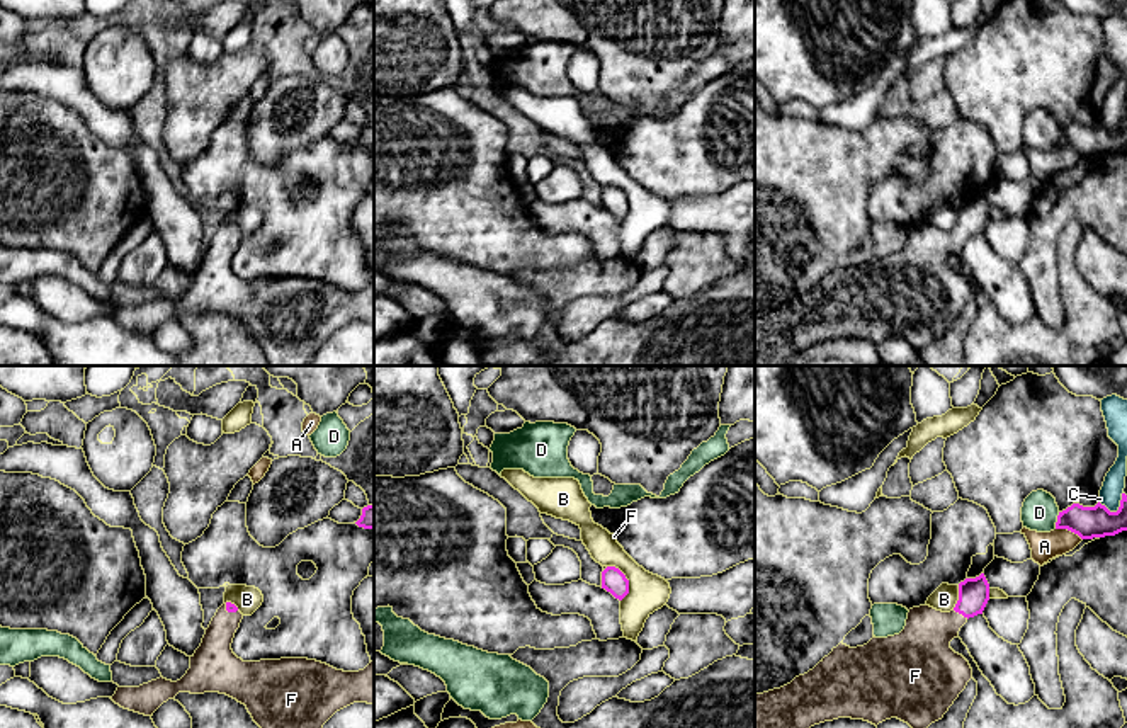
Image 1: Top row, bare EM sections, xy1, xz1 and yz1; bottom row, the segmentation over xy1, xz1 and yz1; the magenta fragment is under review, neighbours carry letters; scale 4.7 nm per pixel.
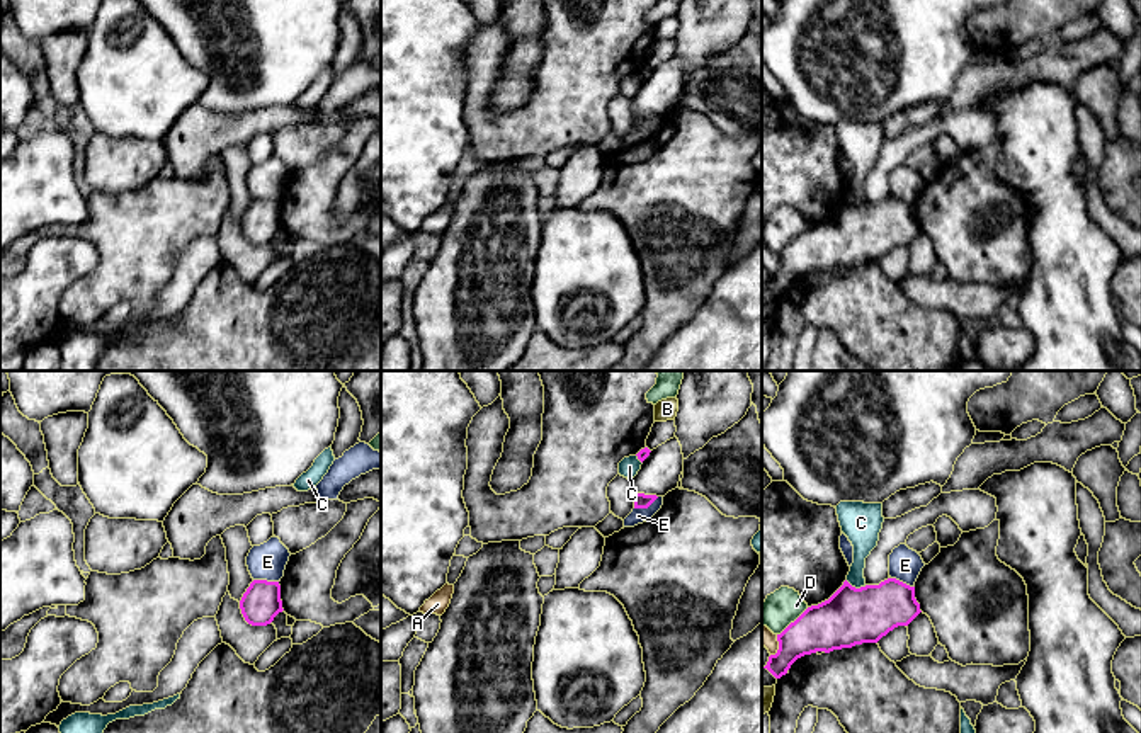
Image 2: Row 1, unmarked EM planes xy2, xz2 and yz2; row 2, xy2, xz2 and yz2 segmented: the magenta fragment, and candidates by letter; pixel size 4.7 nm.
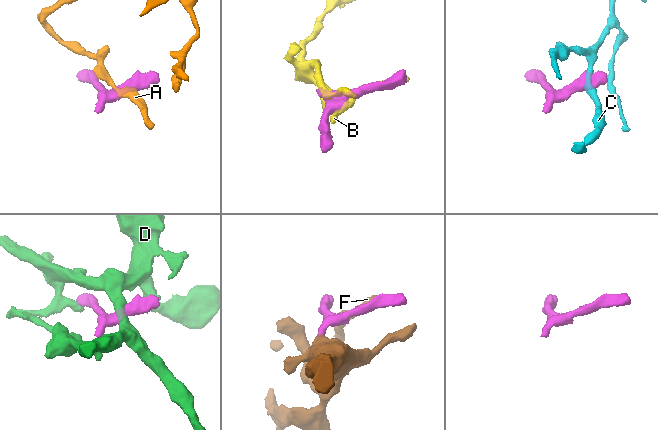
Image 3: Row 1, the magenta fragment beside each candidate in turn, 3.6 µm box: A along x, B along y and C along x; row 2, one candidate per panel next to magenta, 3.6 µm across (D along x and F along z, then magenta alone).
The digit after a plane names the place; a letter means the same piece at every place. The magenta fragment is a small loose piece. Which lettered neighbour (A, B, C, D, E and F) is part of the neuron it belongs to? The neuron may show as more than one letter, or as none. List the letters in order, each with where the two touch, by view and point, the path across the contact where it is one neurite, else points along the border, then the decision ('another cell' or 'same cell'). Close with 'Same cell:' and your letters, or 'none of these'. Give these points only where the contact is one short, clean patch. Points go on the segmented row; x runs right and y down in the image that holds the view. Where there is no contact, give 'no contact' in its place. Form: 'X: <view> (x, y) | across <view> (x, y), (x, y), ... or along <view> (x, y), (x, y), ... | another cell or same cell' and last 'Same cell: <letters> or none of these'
A: yz1 (1070, 529) | along yz1 (1056, 528), (1066, 528), (1081, 540) | another cell
B: xz1 (628, 580) | another cell
C: yz2 (854, 587) | along yz2 (845, 580), (856, 587), (866, 585) | another cell
D: yz2 (794, 621) | another cell
E: xy2 (266, 580) | another cell
F: yz1 (961, 613) | across yz1 (973, 592), (973, 601), (961, 613), (922, 648) | same cell
Same cell: F

